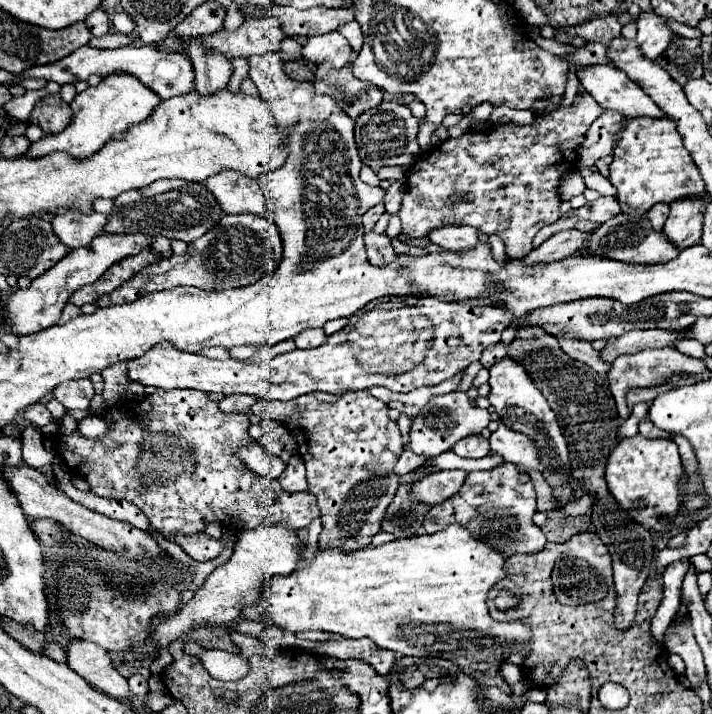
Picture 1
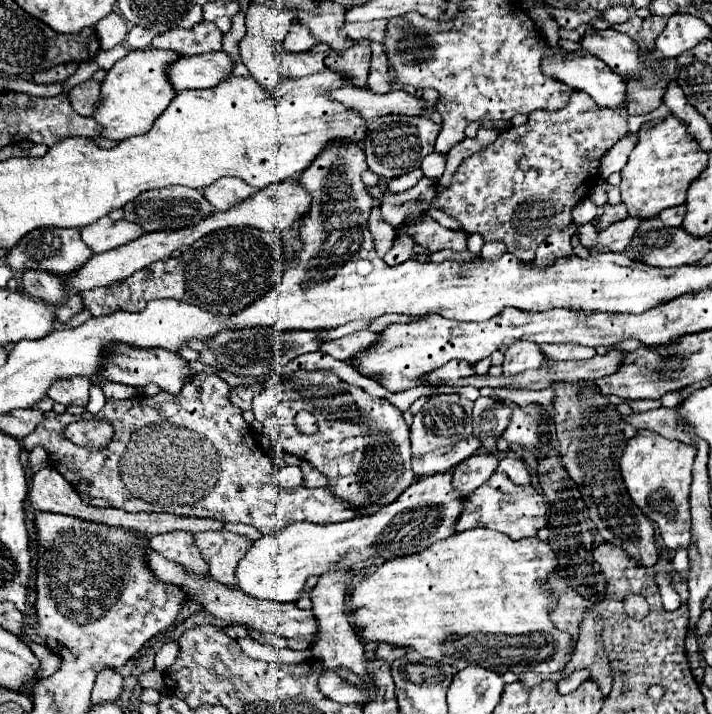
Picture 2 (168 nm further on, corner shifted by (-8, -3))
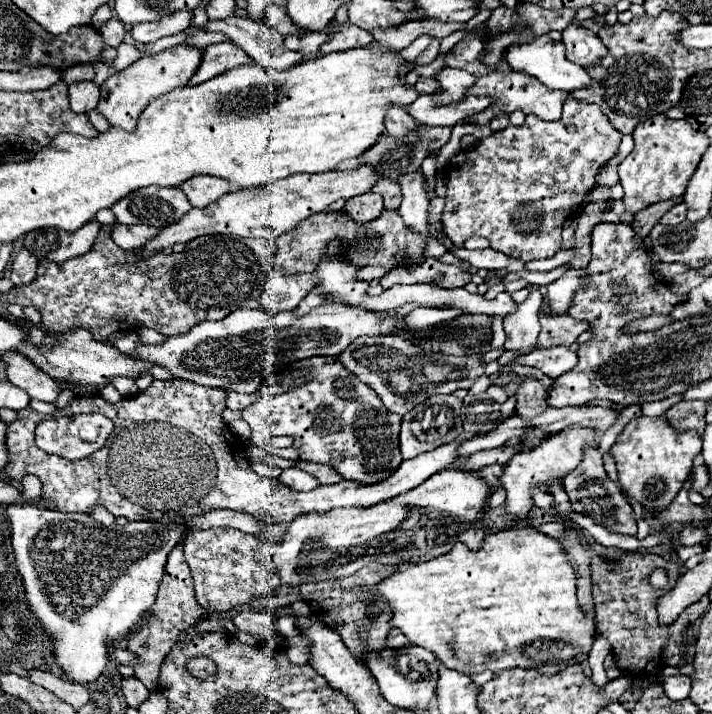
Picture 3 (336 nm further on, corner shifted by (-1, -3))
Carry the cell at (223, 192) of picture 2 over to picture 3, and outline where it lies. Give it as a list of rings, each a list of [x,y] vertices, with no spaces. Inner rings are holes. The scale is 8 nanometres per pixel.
[[[197,175],[187,179],[185,183],[181,183],[183,193],[187,195],[187,199],[191,201],[193,207],[207,207],[209,203],[217,201],[221,195],[231,191],[231,183],[225,179],[217,179],[217,177],[209,177],[209,175]]]

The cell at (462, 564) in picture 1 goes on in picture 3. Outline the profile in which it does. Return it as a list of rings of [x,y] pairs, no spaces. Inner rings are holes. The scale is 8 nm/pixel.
[[[535,527],[487,535],[483,549],[475,553],[457,543],[449,555],[393,573],[379,583],[379,591],[393,607],[393,627],[399,627],[413,645],[433,651],[449,669],[469,675],[485,669],[495,673],[515,665],[553,675],[569,665],[583,663],[595,641],[595,621],[583,613],[577,601],[577,575],[565,547]]]

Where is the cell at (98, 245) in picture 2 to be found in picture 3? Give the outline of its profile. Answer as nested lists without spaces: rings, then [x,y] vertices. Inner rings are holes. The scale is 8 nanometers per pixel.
[[[115,223],[113,229],[113,241],[121,247],[121,249],[139,249],[145,243],[149,243],[153,237],[157,237],[159,229],[157,227],[149,227],[149,225],[119,225]]]

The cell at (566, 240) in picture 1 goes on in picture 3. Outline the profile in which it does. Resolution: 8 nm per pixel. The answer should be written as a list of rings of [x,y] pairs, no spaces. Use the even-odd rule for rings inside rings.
[[[671,199],[671,201],[661,201],[661,203],[655,203],[655,205],[649,205],[645,209],[641,209],[637,215],[635,215],[635,223],[631,225],[633,229],[637,229],[637,239],[645,239],[649,235],[649,231],[659,223],[659,219],[677,203],[681,203],[683,199]]]

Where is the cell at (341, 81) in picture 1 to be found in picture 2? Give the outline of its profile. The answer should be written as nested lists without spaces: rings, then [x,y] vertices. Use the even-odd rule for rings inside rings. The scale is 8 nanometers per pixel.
[[[356,45],[340,55],[330,53],[326,57],[326,67],[330,71],[342,73],[344,77],[350,77],[350,85],[356,87],[366,87],[368,79],[368,69],[370,69],[370,51],[364,45]]]

